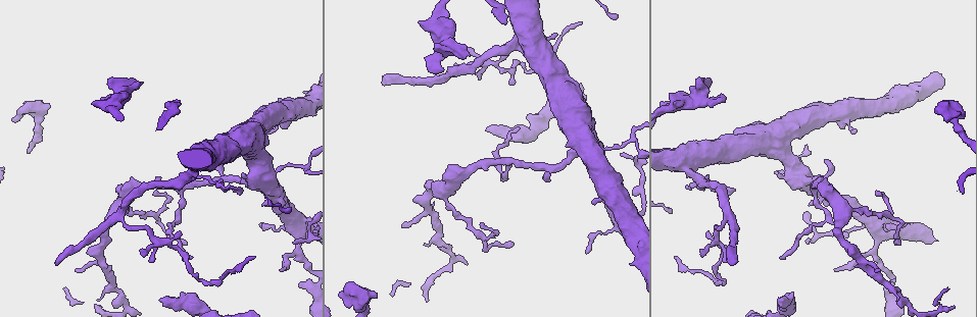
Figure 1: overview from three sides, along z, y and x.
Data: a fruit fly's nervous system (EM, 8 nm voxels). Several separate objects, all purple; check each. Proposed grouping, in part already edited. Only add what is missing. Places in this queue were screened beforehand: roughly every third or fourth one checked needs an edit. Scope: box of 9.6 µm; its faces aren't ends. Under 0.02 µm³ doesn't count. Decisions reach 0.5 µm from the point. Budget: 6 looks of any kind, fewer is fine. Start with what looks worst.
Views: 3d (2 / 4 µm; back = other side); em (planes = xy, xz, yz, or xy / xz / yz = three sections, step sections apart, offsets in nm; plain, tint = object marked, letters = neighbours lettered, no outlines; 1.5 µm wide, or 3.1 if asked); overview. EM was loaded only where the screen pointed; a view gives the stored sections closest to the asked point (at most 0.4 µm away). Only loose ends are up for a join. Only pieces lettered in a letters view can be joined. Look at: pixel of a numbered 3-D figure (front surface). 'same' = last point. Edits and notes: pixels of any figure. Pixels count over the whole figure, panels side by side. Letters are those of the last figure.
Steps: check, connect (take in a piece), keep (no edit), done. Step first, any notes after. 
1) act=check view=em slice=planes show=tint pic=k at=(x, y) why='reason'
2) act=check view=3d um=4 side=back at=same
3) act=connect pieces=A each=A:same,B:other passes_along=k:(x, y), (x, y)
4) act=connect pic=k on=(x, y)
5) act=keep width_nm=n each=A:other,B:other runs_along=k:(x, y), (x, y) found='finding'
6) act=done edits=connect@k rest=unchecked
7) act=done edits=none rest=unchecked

act=check view=em slice=planes show=letters pic=1 at=(486, 128) why='free end'

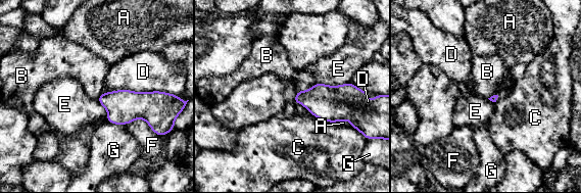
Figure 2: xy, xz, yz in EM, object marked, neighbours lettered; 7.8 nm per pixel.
act=keep each=A:other,B:other,C:other,D:other,E:other,F:other,G:other border=2:(297, 91), (292, 102) found='no lettered piece goes on from it'

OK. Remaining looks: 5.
act=check view=em slice=yz step=8 show=letters pic=1 at=(737, 260) why='an open end'

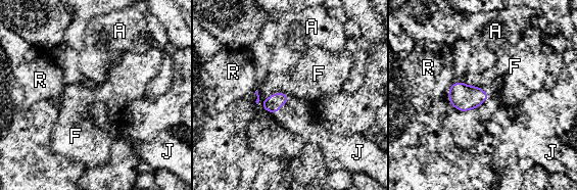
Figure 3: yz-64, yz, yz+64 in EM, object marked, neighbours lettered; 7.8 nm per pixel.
act=check view=em slice=planes show=letters at=same why='another direction'

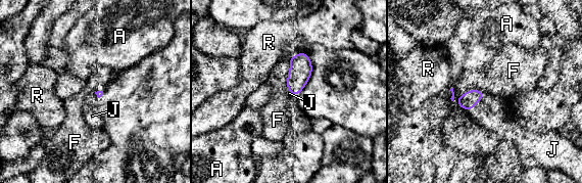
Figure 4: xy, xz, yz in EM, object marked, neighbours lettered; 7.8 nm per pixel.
act=connect pieces=J each=A:other,F:other,J:same,R:other found='the neuron continues'

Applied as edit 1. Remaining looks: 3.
act=check view=3d um=2 pic=1 at=(425, 244) why='an open end'

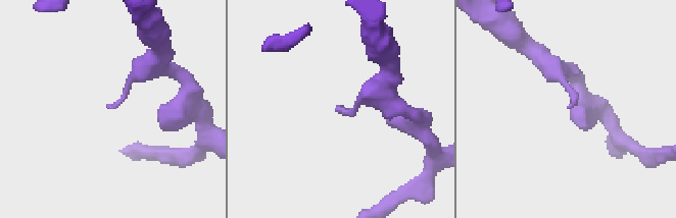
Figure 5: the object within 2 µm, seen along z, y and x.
act=check view=em slice=planes show=letters pic=5 at=(107, 105) why='shape alone is not enough'

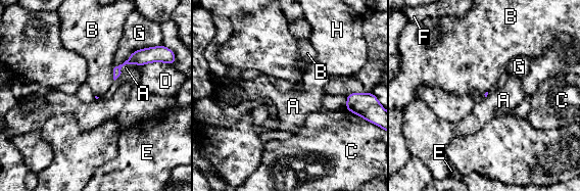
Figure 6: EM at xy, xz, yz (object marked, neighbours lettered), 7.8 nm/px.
act=keep longest_contact=G:300nm each=A:other,B:other,C:other,D:other,E:other,F:other,G:other,H:other found='none of them fits'

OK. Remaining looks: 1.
act=done edits=connect@4 rest=unchecked

